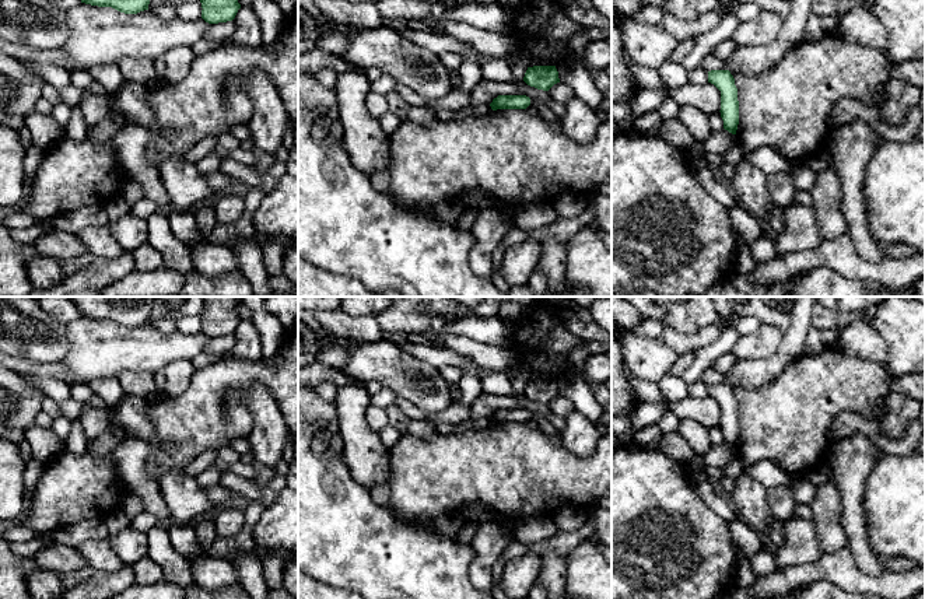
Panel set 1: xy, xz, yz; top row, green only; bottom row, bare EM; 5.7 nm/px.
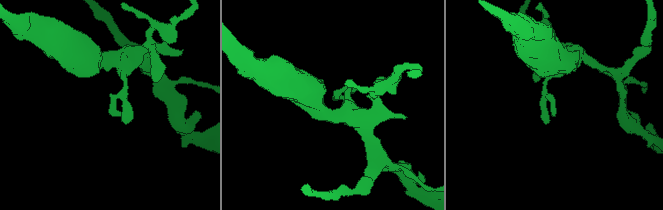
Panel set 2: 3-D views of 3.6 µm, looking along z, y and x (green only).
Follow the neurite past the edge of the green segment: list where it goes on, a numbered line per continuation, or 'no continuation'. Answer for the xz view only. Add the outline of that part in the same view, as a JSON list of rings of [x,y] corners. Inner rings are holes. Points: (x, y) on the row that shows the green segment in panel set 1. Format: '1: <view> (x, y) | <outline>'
no continuation

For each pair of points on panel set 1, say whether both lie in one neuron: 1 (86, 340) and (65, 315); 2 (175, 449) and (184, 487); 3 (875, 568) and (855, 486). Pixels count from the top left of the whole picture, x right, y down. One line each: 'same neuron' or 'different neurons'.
1: different neurons
2: different neurons
3: same neuron

